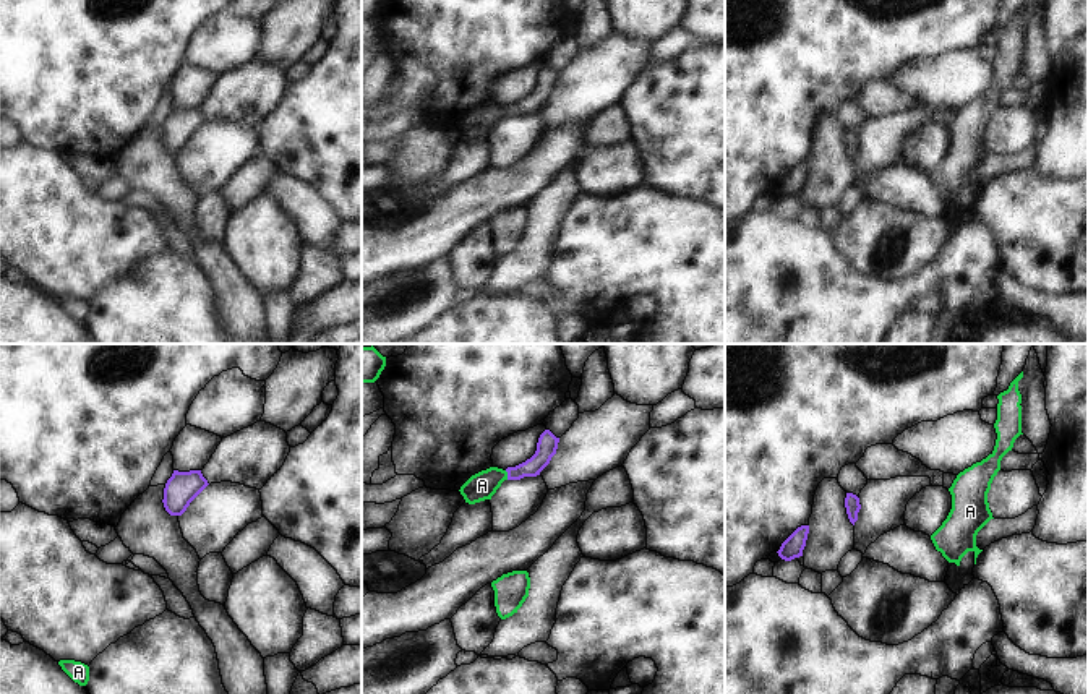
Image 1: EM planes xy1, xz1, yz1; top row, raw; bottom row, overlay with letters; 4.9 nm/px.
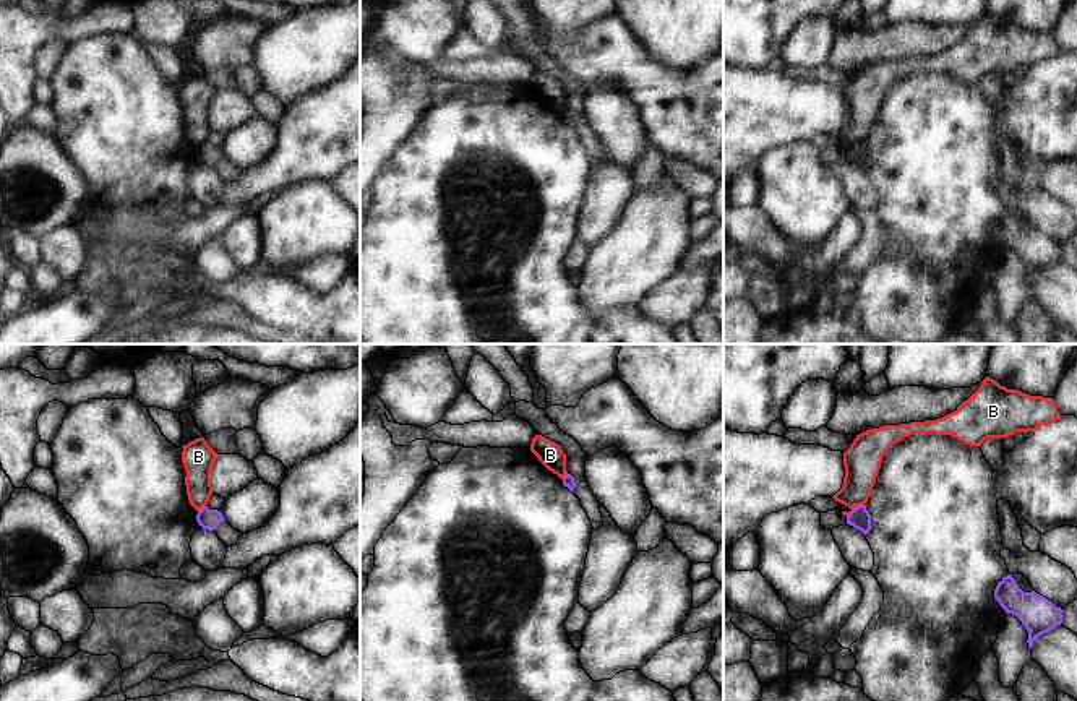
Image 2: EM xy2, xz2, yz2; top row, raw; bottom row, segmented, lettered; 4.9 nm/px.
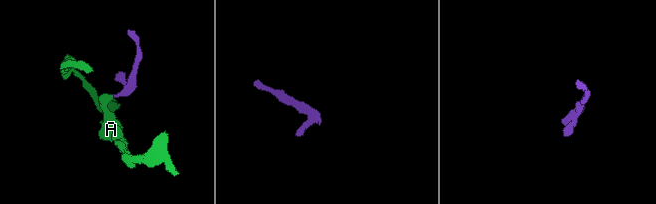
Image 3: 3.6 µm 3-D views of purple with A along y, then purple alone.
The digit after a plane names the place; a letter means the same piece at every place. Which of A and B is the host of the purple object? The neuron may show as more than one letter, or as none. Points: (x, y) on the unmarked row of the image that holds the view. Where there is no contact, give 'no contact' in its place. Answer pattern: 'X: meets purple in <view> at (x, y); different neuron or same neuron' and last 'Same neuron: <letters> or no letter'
A: meets purple in xz1 at (508, 112); same neuron
B: meets purple in yz2 at (853, 145); different neuron
Same neuron: A

